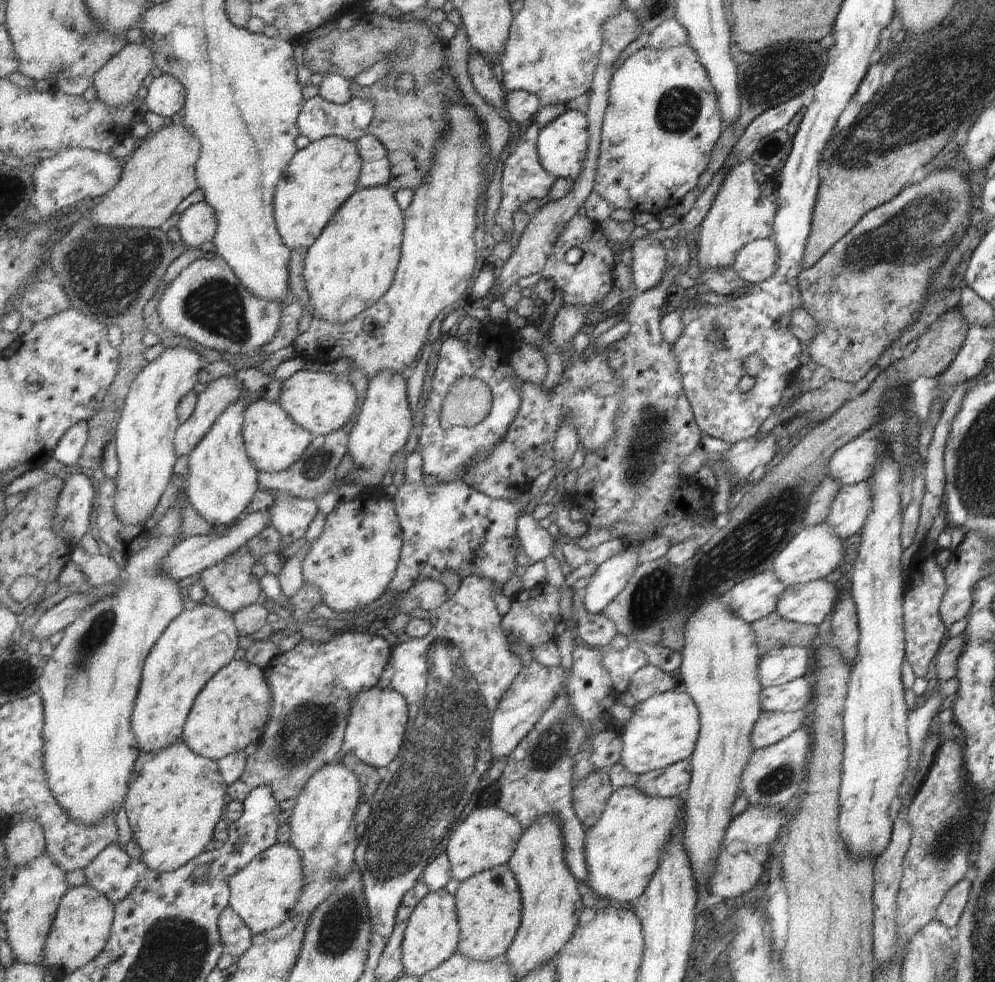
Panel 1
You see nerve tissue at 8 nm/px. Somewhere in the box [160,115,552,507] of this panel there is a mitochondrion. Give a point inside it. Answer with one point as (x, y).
(216, 305)

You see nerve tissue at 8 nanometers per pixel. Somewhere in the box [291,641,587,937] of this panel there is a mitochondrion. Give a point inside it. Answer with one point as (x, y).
(554, 741)

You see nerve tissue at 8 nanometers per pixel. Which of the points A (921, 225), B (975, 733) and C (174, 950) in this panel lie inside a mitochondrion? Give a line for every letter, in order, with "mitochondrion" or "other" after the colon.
A: mitochondrion
B: other
C: mitochondrion

